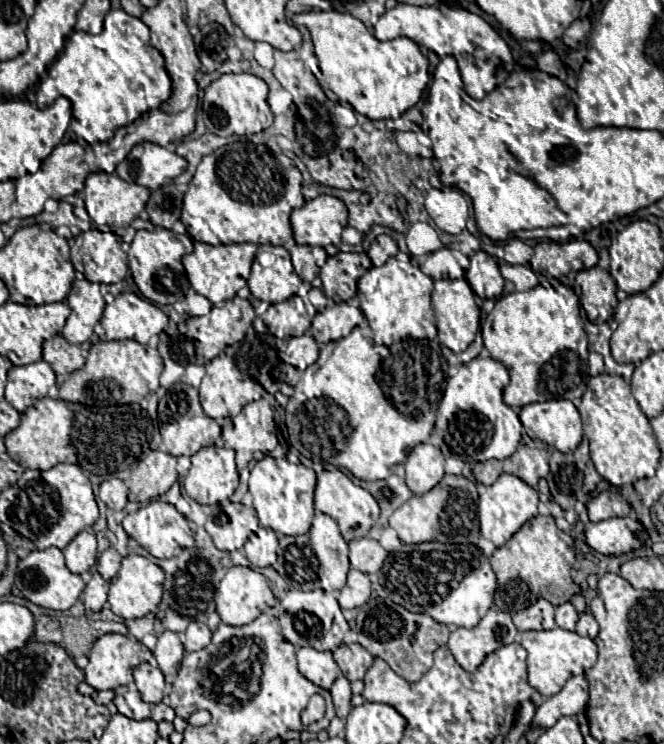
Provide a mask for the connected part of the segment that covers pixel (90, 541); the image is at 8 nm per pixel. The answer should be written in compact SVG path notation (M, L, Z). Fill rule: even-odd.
M82 530L66 548L66 566L74 574L82 574L96 564L96 534Z

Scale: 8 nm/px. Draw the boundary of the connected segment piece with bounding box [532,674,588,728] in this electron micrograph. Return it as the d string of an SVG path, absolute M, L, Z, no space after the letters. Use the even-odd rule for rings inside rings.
M584 674L572 676L556 696L548 698L542 706L538 706L532 724L550 728L562 716L576 716L580 710L586 708L586 704L588 704L588 680Z

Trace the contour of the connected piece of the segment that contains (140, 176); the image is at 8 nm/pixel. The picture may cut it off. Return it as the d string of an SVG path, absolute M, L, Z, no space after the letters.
M142 142L130 150L130 154L116 166L116 174L126 182L136 182L148 190L158 190L164 182L174 180L186 170L186 160L176 152Z

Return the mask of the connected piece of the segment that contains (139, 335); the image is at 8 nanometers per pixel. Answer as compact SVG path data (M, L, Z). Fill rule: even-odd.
M124 292L106 304L100 324L106 332L106 340L132 338L140 344L148 344L152 336L166 330L168 316L150 300Z

